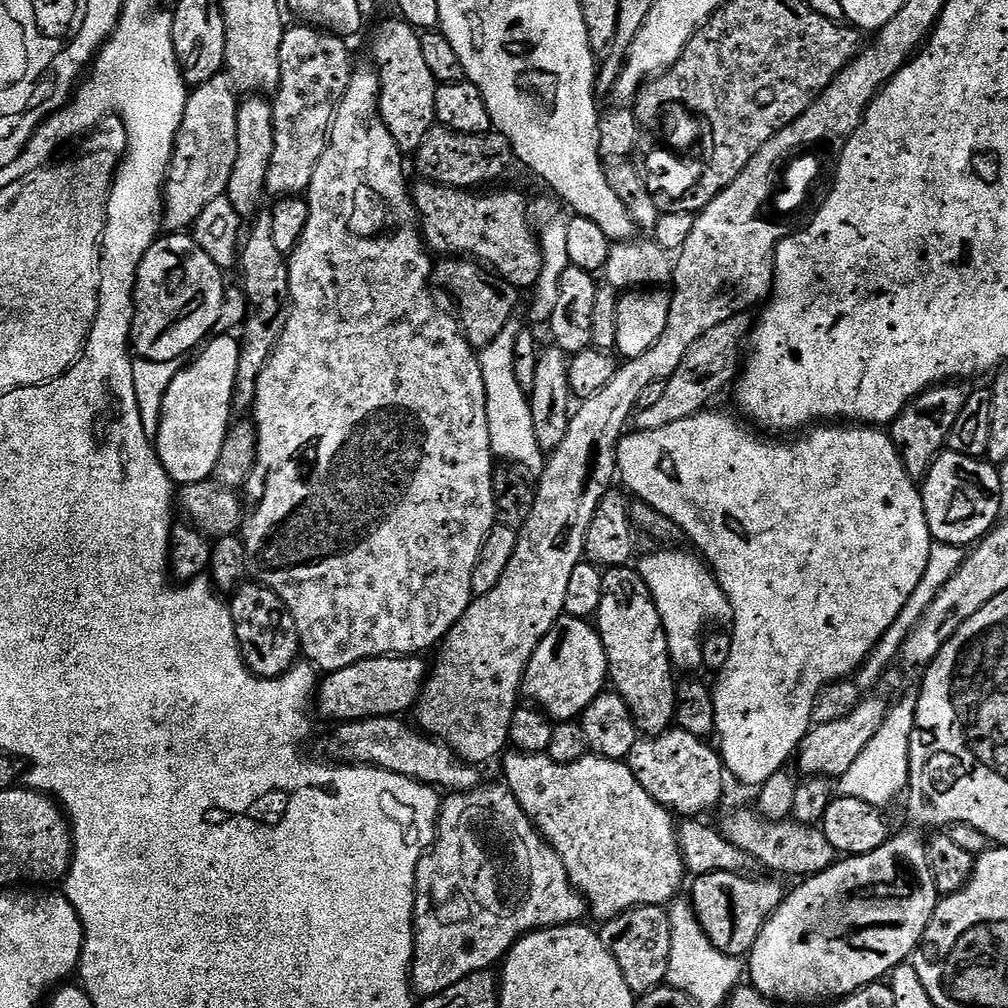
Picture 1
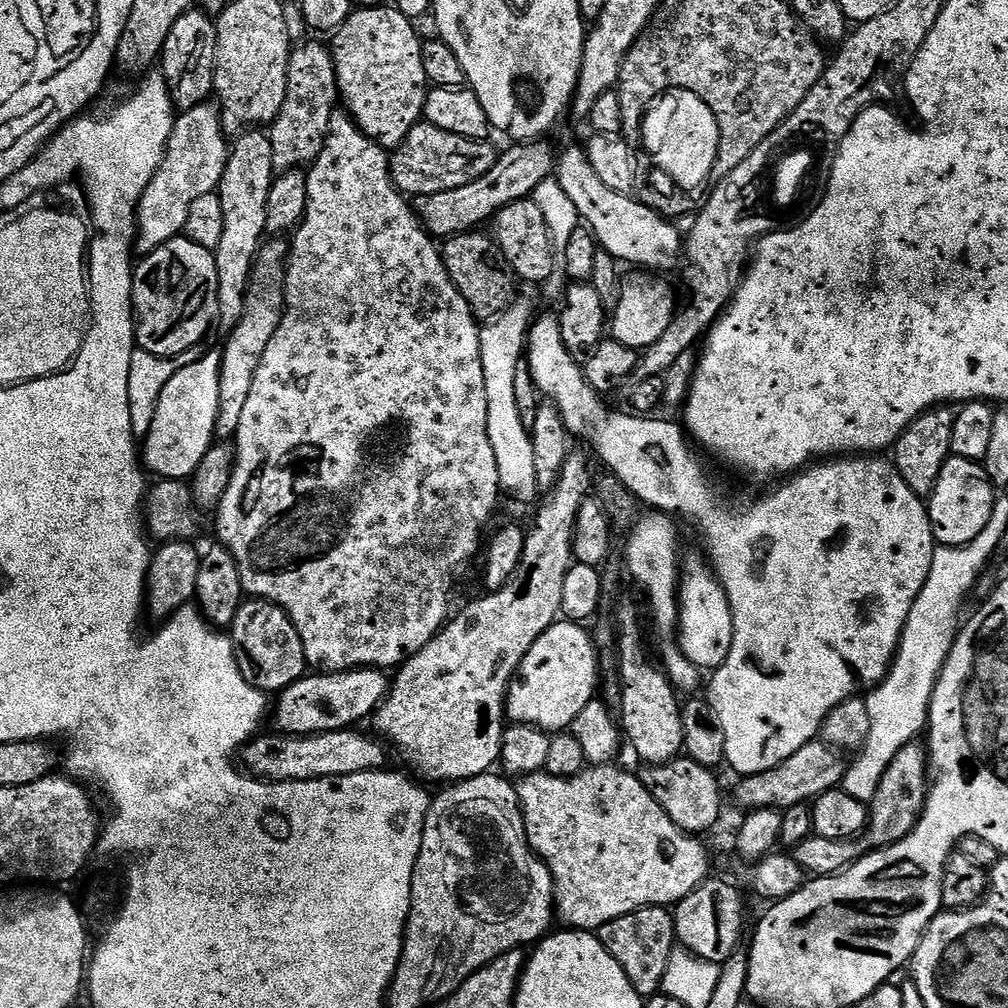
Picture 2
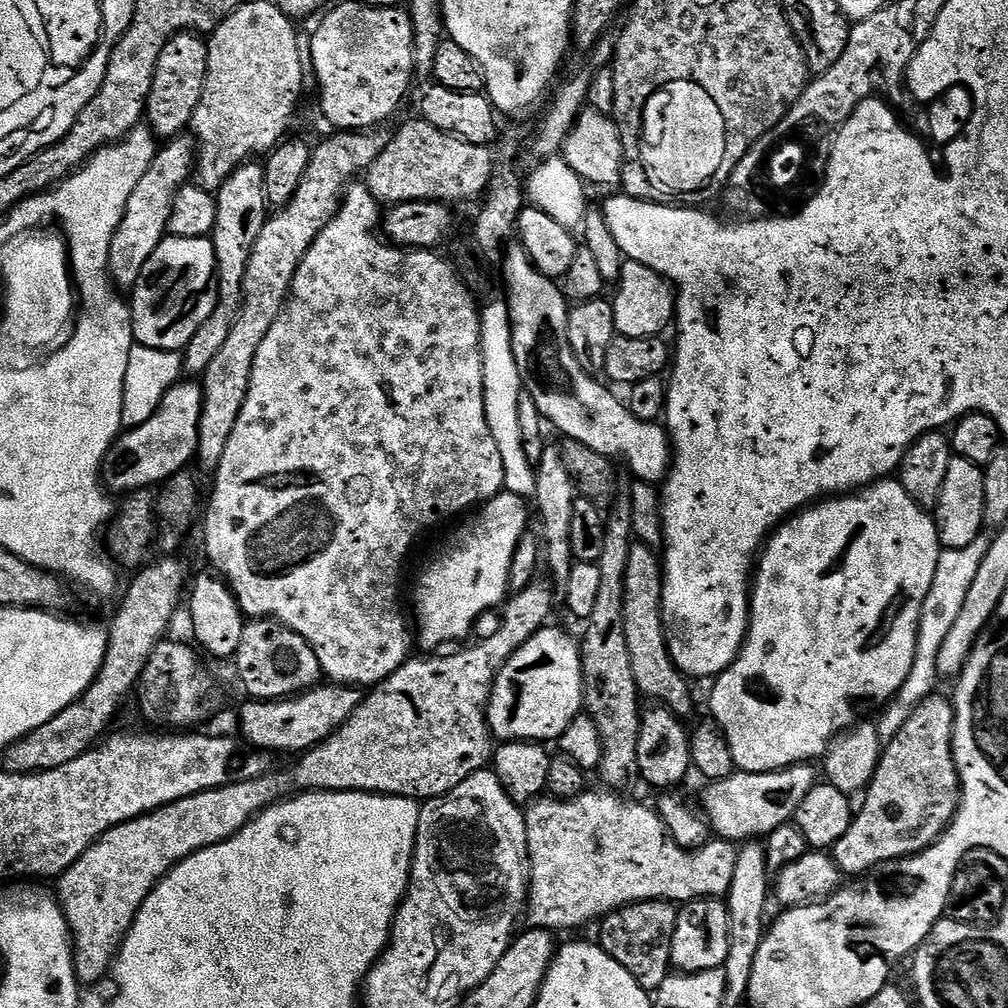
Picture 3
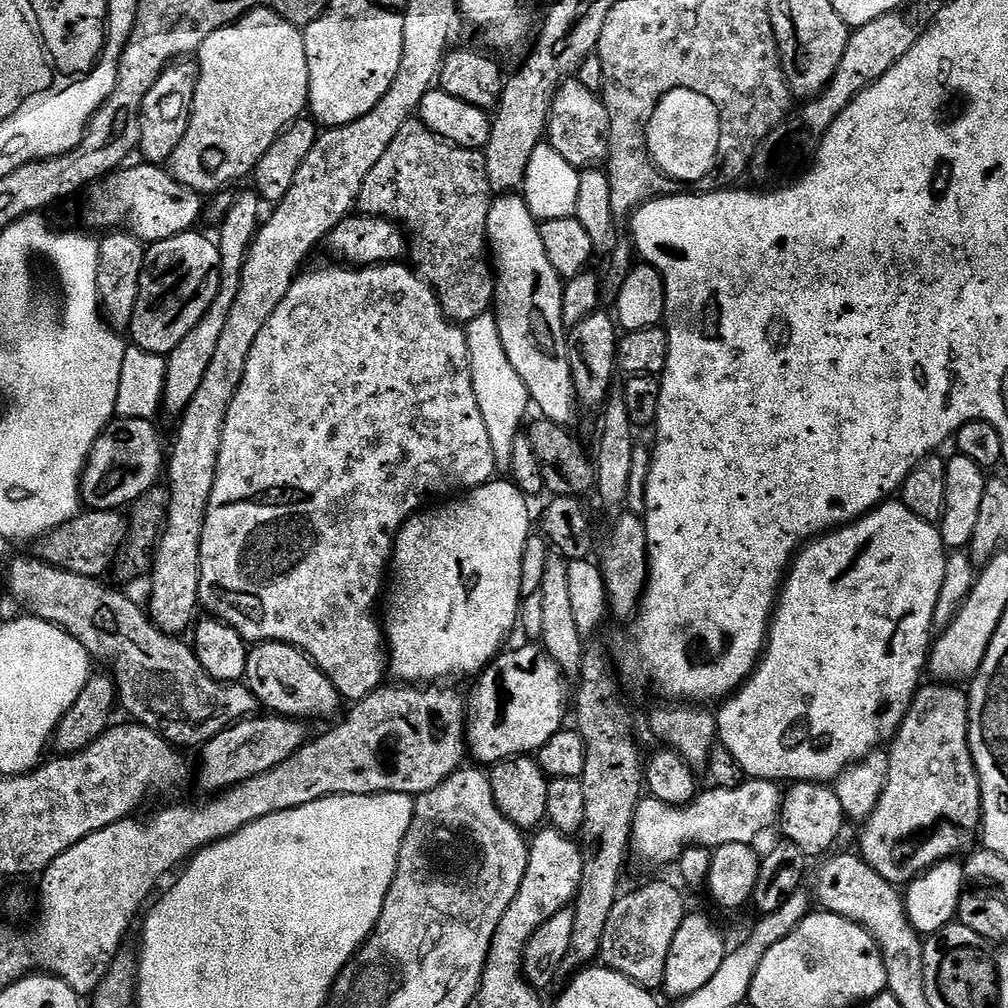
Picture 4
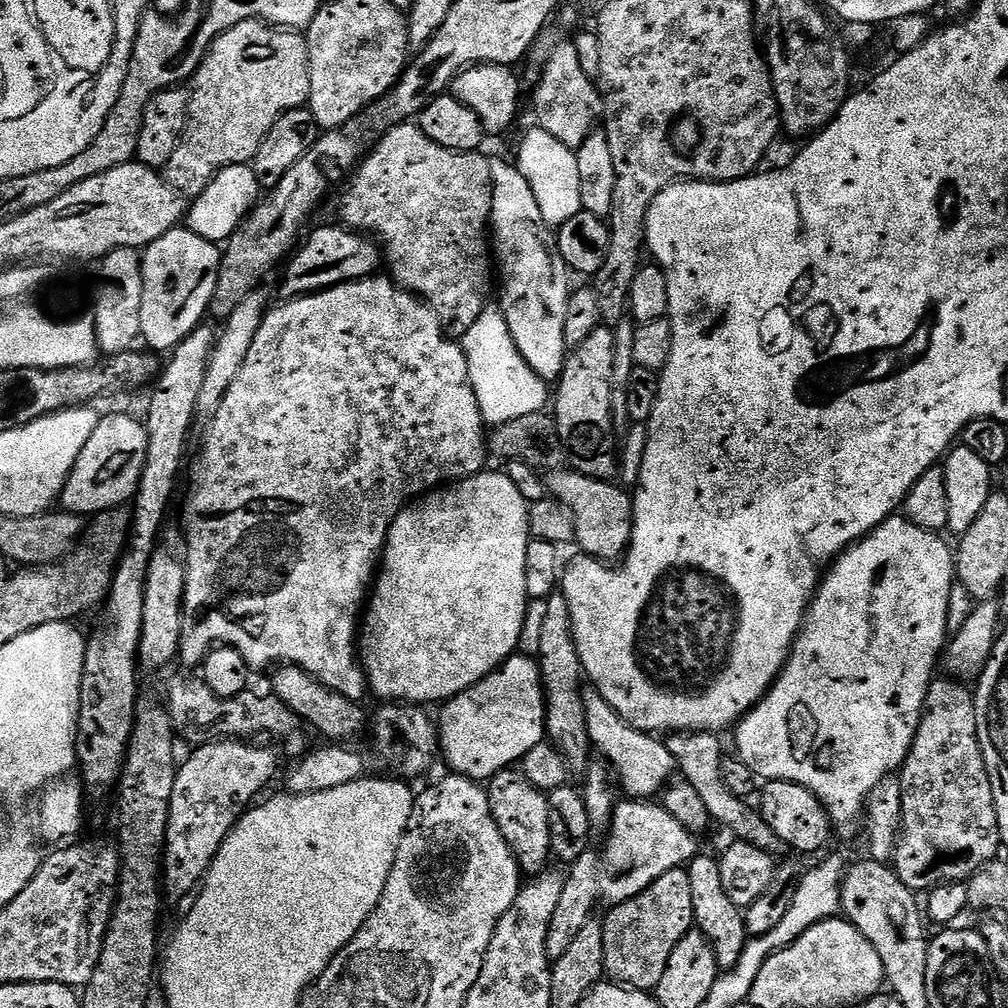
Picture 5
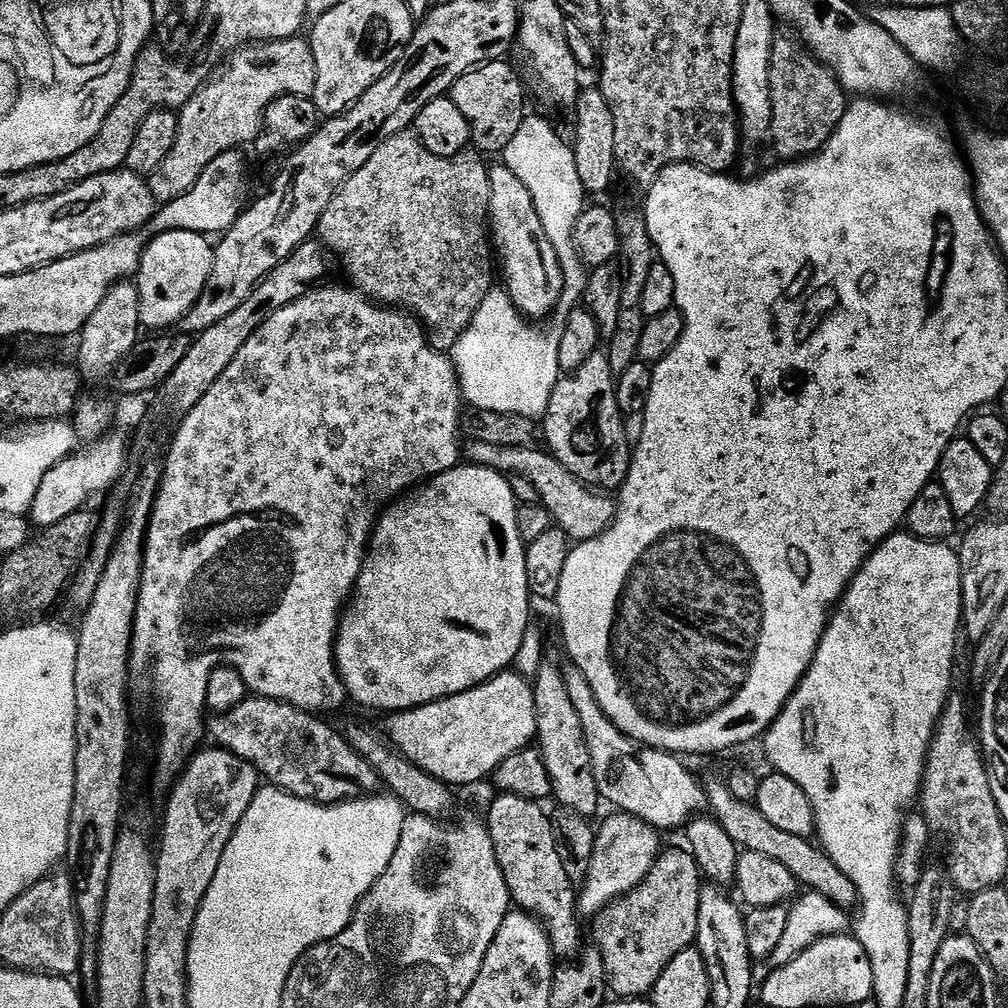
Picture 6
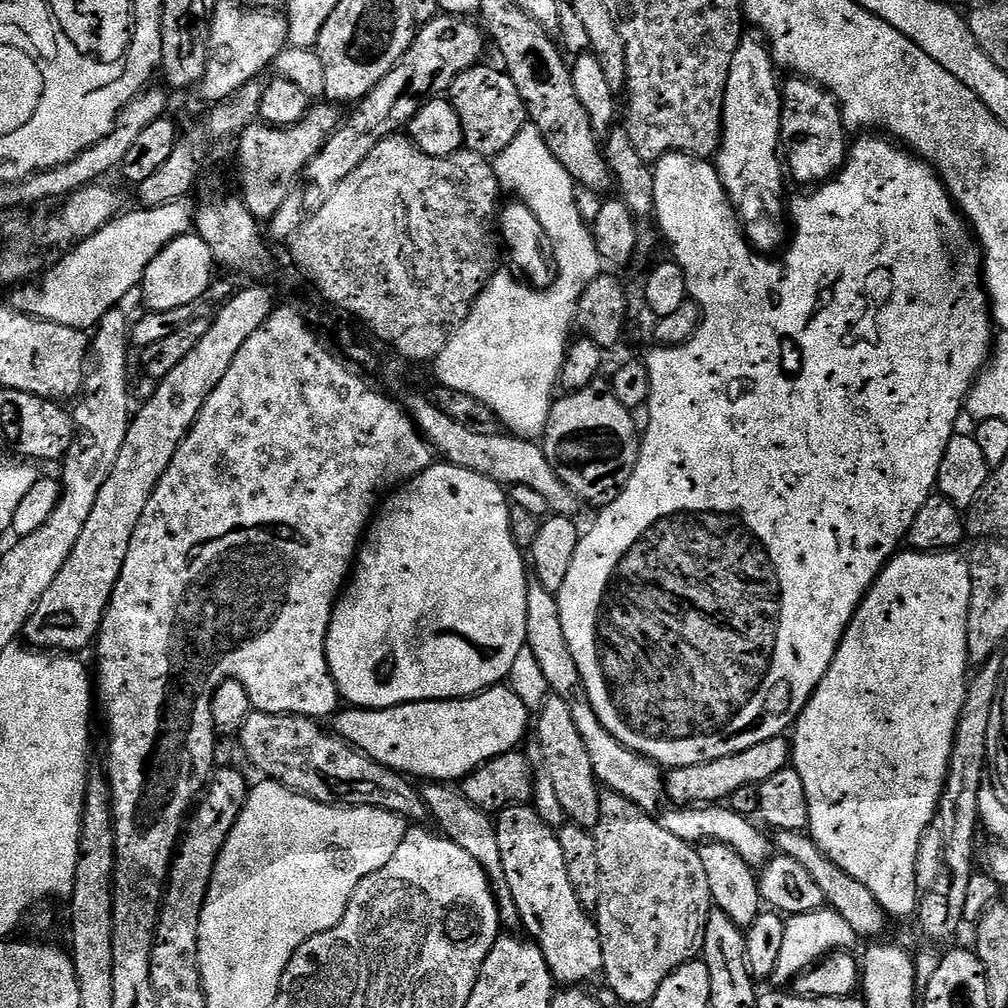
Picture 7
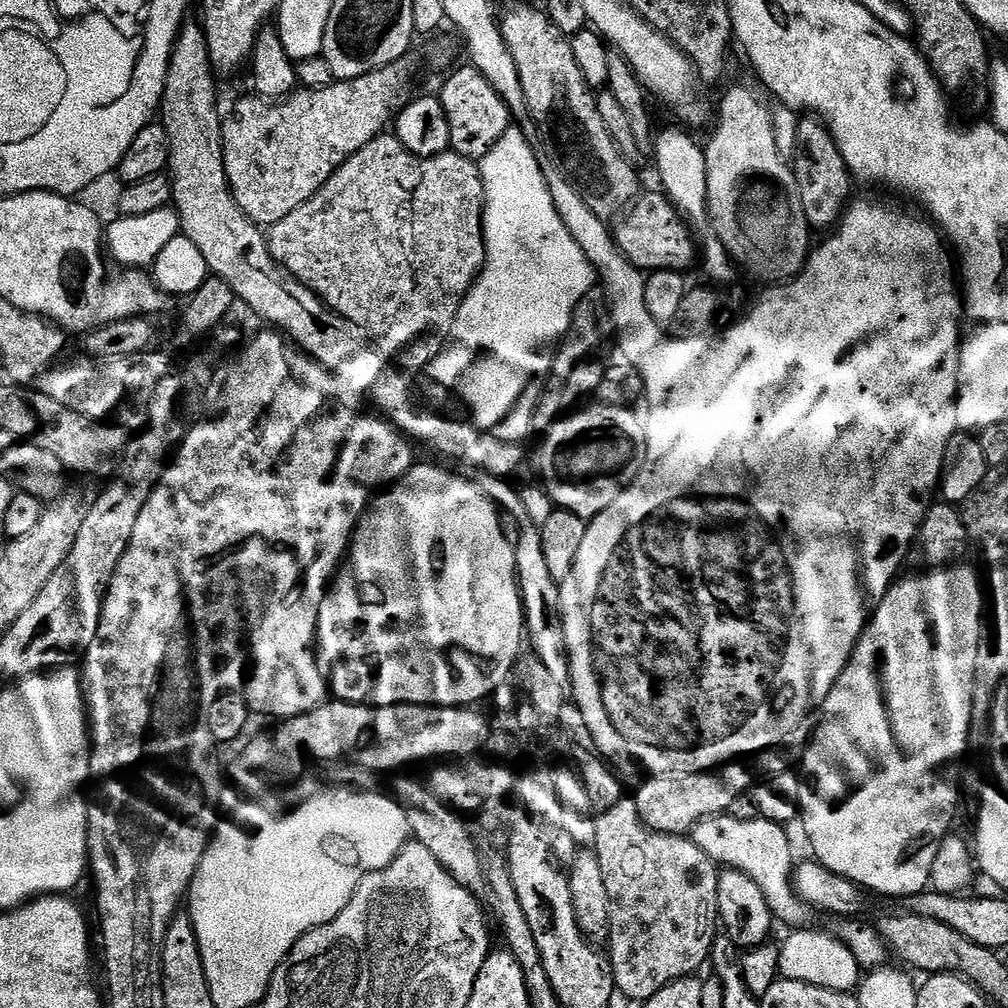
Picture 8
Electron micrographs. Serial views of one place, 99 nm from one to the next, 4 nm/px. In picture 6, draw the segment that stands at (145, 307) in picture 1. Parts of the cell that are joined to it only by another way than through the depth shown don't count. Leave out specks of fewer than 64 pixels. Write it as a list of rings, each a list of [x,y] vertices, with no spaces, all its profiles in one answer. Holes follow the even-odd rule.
[[[163,232],[152,239],[145,247],[138,273],[140,322],[145,329],[168,330],[171,324],[179,325],[195,307],[218,261],[213,241],[208,241],[211,239],[207,235],[198,232]]]

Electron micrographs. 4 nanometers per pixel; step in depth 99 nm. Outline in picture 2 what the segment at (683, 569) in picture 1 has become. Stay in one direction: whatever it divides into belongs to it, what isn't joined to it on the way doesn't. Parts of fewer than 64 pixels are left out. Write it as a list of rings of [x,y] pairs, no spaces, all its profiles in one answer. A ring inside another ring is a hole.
[[[648,510],[636,521],[636,527],[627,533],[628,545],[624,556],[628,559],[628,572],[644,587],[648,602],[652,606],[652,622],[660,638],[660,654],[664,658],[662,667],[677,693],[688,694],[692,688],[692,679],[698,676],[698,670],[684,656],[678,639],[680,626],[680,601],[678,589],[682,579],[680,564],[680,536],[672,525],[673,517],[659,510]]]

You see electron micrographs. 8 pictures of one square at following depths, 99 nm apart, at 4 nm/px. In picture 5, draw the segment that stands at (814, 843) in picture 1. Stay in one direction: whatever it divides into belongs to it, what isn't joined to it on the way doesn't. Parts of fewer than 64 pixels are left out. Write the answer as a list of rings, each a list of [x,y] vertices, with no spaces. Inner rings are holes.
[[[951,678],[933,679],[924,703],[924,717],[916,731],[910,754],[900,769],[900,835],[891,858],[898,878],[920,894],[941,884],[967,882],[1001,855],[1000,827],[994,806],[990,774],[978,738],[976,698],[967,683]]]

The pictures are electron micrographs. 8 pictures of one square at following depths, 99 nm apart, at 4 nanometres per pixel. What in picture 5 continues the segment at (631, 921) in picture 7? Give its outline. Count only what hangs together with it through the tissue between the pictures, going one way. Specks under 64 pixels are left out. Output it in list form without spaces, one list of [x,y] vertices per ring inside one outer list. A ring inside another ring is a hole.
[[[675,868],[658,882],[646,886],[642,894],[630,898],[626,902],[607,909],[608,916],[603,917],[604,933],[602,934],[606,962],[604,975],[613,984],[626,988],[634,988],[637,992],[651,993],[662,982],[662,974],[666,974],[666,962],[670,962],[670,954],[674,954],[674,946],[686,938],[686,934],[693,931],[696,919],[694,918],[694,897],[690,891],[690,878],[684,868]]]

